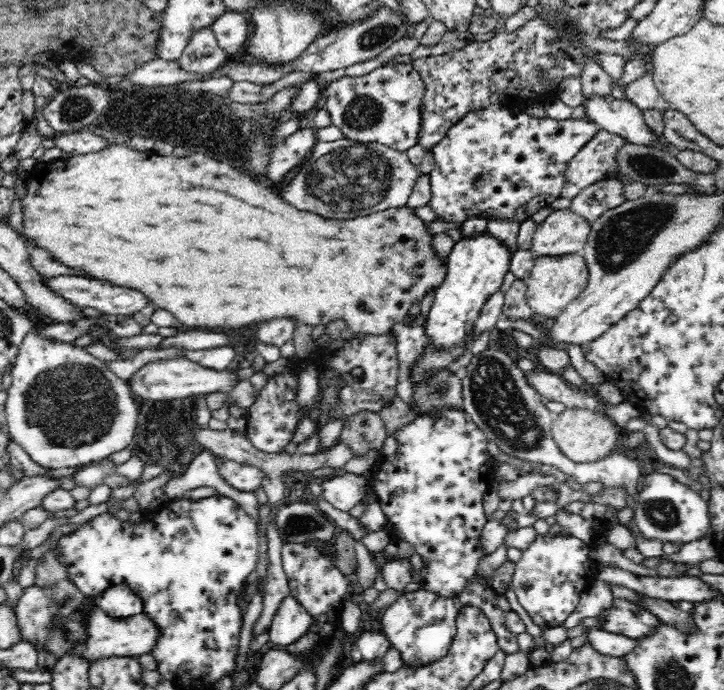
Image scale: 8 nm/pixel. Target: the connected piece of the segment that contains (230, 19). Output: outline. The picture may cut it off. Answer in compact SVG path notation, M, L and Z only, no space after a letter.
M227 10L212 22L218 46L228 54L243 48L248 38L249 24L243 12Z

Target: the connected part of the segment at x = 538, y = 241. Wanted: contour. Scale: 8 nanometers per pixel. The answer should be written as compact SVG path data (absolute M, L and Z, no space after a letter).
M571 208L554 211L542 224L535 226L534 238L530 252L534 259L556 258L566 255L576 255L588 244L591 236L591 222L576 214Z

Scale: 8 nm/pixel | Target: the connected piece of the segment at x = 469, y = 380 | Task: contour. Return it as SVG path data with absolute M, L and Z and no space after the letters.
M490 344L488 349L482 350L480 354L472 354L472 358L464 370L461 377L462 406L468 411L478 428L486 433L486 436L498 446L499 450L511 457L515 456L522 460L536 462L536 464L544 464L544 466L554 466L578 483L601 481L603 484L618 484L618 482L625 482L629 486L630 492L637 492L640 479L644 474L640 461L628 459L622 455L622 452L611 452L603 459L588 462L574 462L569 456L566 456L566 453L556 444L551 432L555 414L546 407L546 399L542 402L541 392L536 389L536 385L532 385L528 375L518 367L516 358L510 357L502 348Z

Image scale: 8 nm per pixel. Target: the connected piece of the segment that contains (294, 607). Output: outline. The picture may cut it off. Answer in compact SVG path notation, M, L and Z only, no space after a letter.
M286 596L278 606L269 627L270 642L288 647L310 624L309 615L292 596Z

